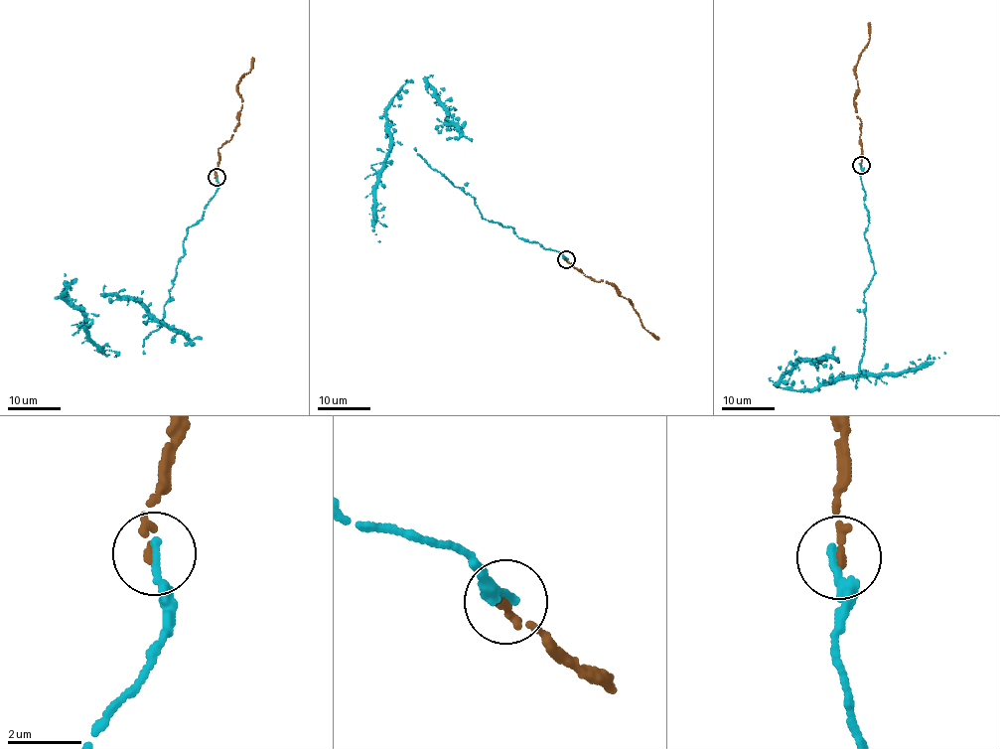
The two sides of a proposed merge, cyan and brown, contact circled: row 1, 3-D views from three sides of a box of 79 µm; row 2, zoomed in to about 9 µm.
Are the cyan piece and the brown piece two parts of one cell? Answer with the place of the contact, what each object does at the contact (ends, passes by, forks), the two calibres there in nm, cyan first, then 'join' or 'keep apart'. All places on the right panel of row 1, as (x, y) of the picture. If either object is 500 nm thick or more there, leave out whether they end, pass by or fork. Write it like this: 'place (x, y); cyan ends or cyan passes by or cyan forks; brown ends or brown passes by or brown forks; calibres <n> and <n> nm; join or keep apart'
place (861, 165); cyan ends; brown ends; calibres 240 and 240 nm; join

